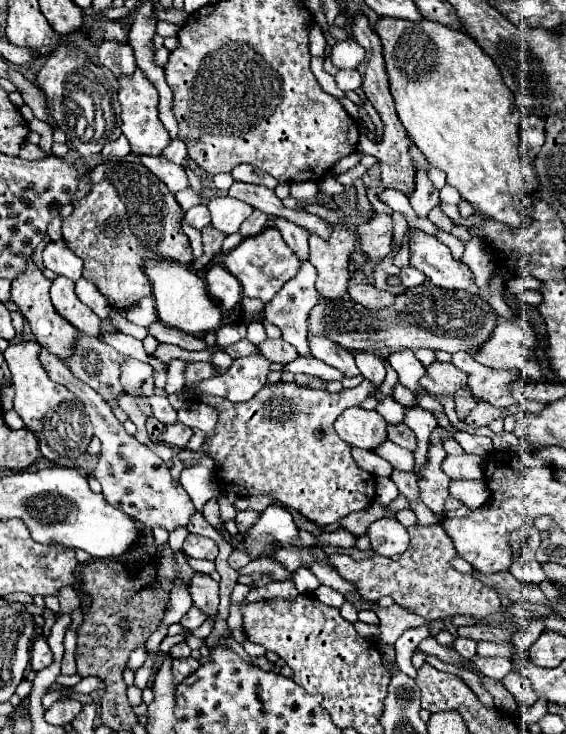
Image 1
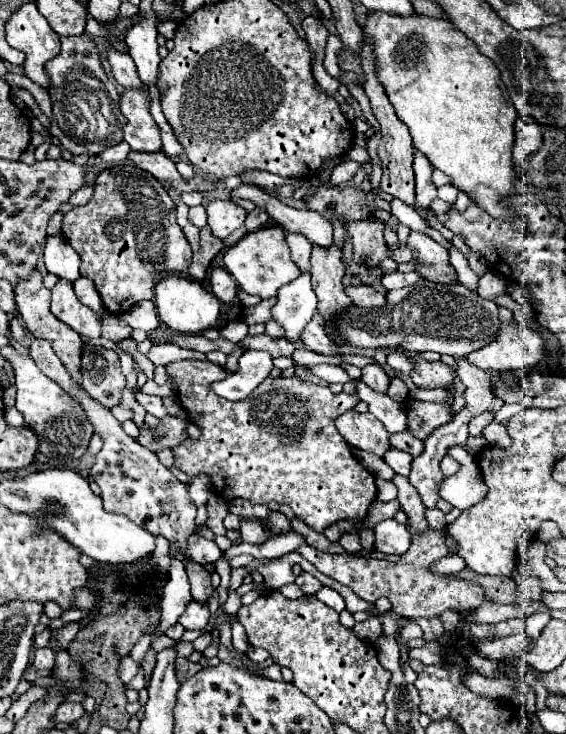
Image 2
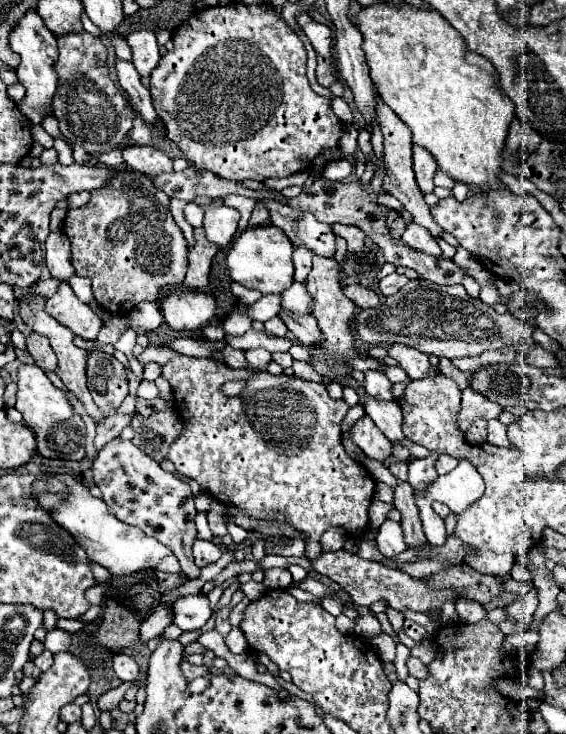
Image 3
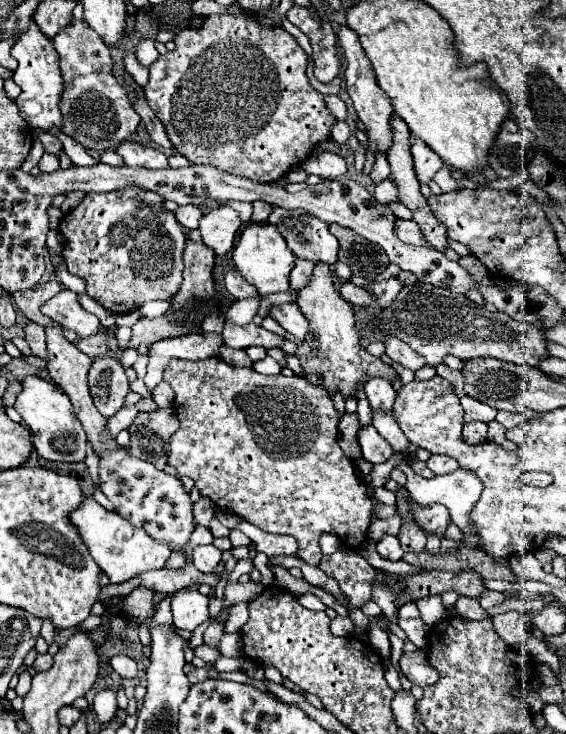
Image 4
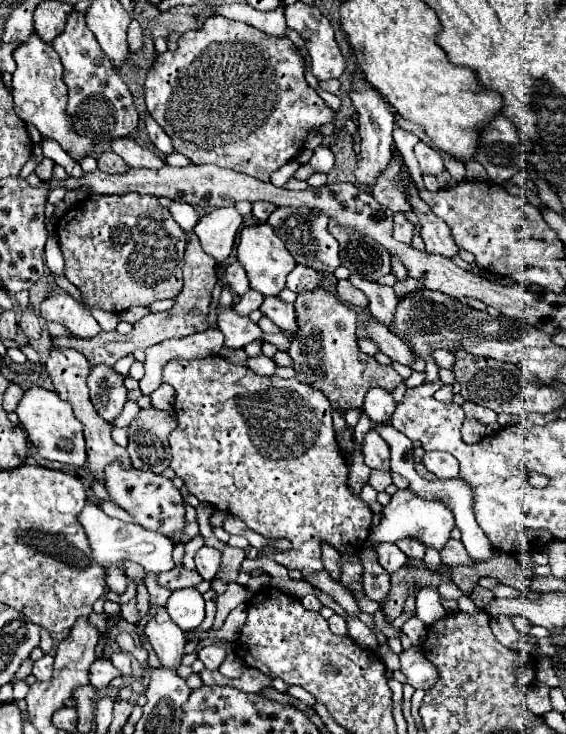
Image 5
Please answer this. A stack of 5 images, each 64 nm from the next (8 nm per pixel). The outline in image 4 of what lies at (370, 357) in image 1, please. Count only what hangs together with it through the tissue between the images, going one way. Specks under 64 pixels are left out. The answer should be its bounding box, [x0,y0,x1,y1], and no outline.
[364,376,396,410]

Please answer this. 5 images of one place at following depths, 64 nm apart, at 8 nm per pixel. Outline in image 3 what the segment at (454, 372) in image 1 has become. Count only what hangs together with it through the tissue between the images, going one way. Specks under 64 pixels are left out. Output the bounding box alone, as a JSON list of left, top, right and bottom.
[390,344,440,380]

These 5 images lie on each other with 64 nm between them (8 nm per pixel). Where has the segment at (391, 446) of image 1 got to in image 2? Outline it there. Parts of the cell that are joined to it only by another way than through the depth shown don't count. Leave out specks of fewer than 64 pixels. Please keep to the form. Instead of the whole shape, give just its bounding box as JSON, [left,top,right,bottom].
[384,446,412,476]

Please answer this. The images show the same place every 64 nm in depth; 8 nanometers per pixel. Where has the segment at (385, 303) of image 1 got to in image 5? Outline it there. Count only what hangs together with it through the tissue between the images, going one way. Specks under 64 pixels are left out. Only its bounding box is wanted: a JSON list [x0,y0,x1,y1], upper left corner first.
[336,280,368,308]

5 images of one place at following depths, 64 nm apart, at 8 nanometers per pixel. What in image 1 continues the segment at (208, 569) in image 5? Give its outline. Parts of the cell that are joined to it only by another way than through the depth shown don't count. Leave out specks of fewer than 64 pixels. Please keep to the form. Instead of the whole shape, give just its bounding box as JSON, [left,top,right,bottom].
[182,534,218,560]

